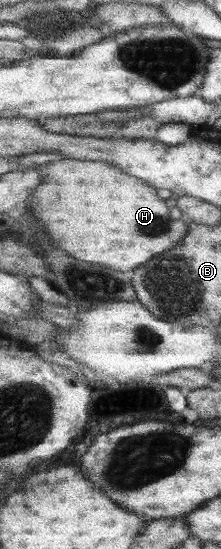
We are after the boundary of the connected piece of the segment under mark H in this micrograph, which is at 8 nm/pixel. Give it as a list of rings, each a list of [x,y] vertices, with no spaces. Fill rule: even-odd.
[[[64,158],[46,162],[37,166],[37,170],[41,173],[41,184],[33,191],[28,201],[29,207],[33,209],[33,215],[46,225],[46,233],[54,241],[54,245],[58,249],[64,249],[74,259],[86,263],[100,263],[118,271],[133,271],[154,255],[180,245],[181,239],[188,231],[184,218],[174,220],[170,217],[170,208],[152,185],[124,173],[117,165]]]

